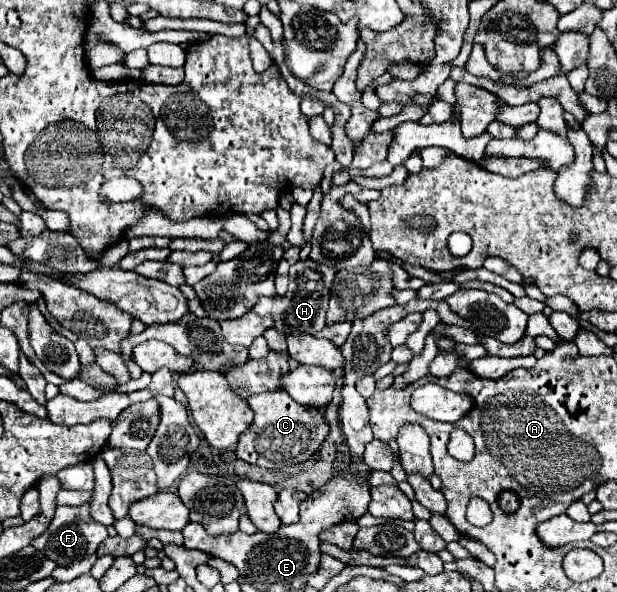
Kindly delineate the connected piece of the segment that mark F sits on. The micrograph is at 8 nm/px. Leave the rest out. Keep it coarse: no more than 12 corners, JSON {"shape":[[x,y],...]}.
{"shape":[[89,505],[57,507],[31,545],[57,565],[93,555],[107,527]]}

